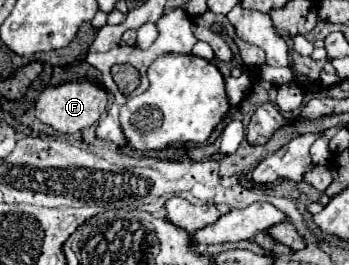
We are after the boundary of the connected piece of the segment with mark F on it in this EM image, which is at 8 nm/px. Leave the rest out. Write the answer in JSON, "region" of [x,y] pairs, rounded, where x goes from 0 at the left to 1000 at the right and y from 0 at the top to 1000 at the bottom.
{"region":[[[264,302],[241,309],[189,309],[172,325],[143,325],[109,355],[109,377],[97,385],[97,430],[115,460],[160,483],[178,506],[212,506],[229,498],[264,468],[275,468],[292,438],[292,423],[309,400],[309,340],[287,332]]]}

